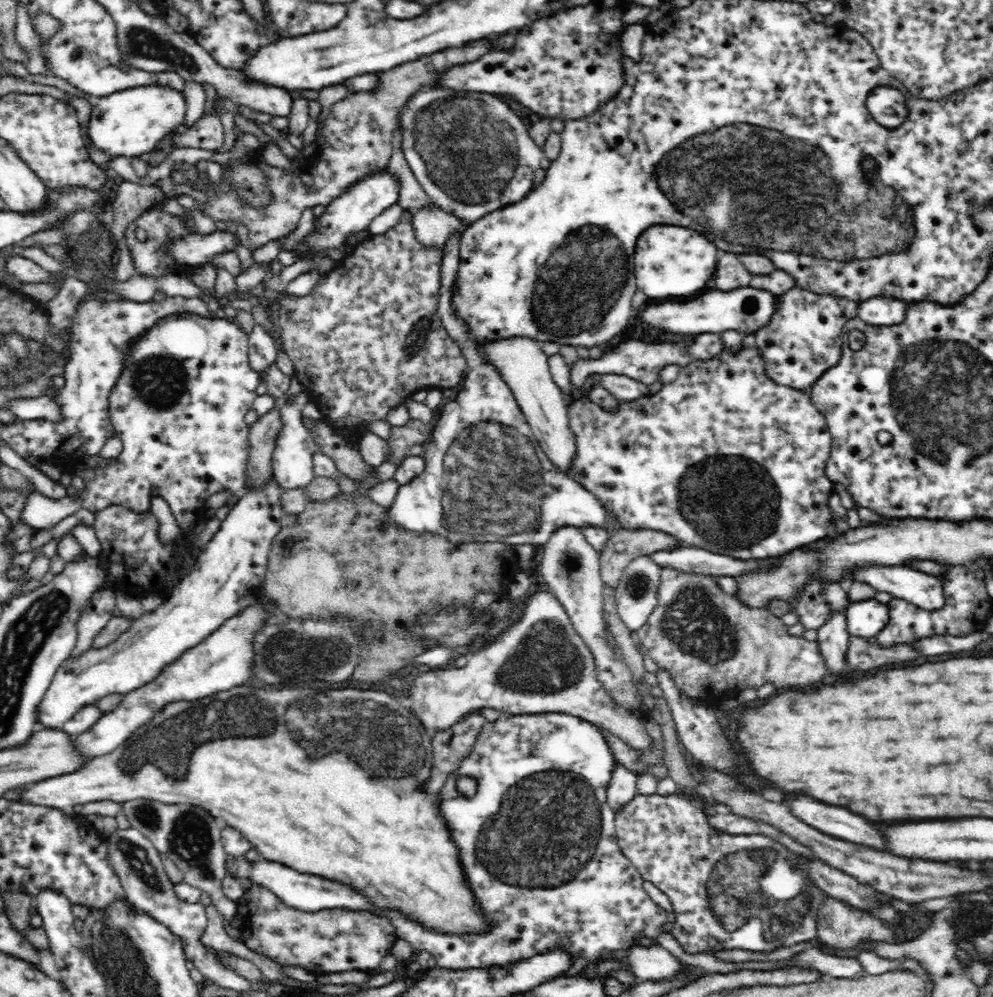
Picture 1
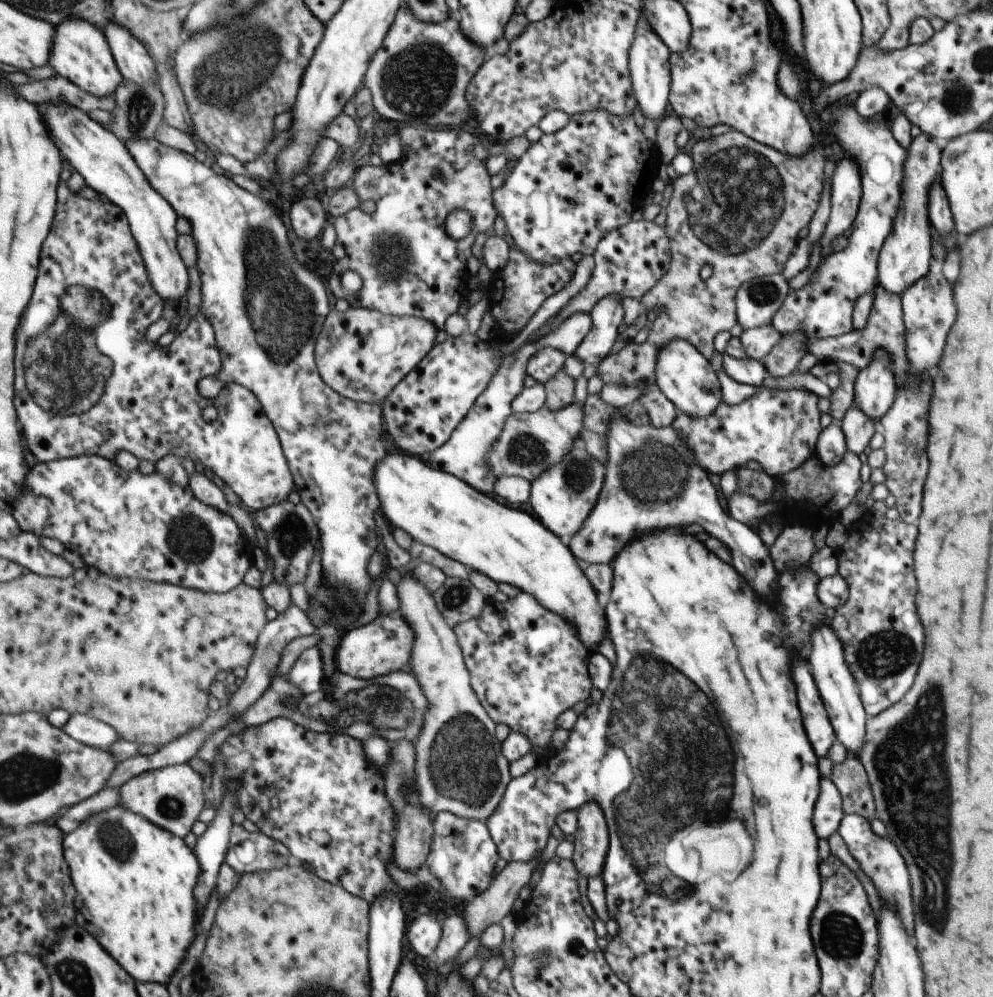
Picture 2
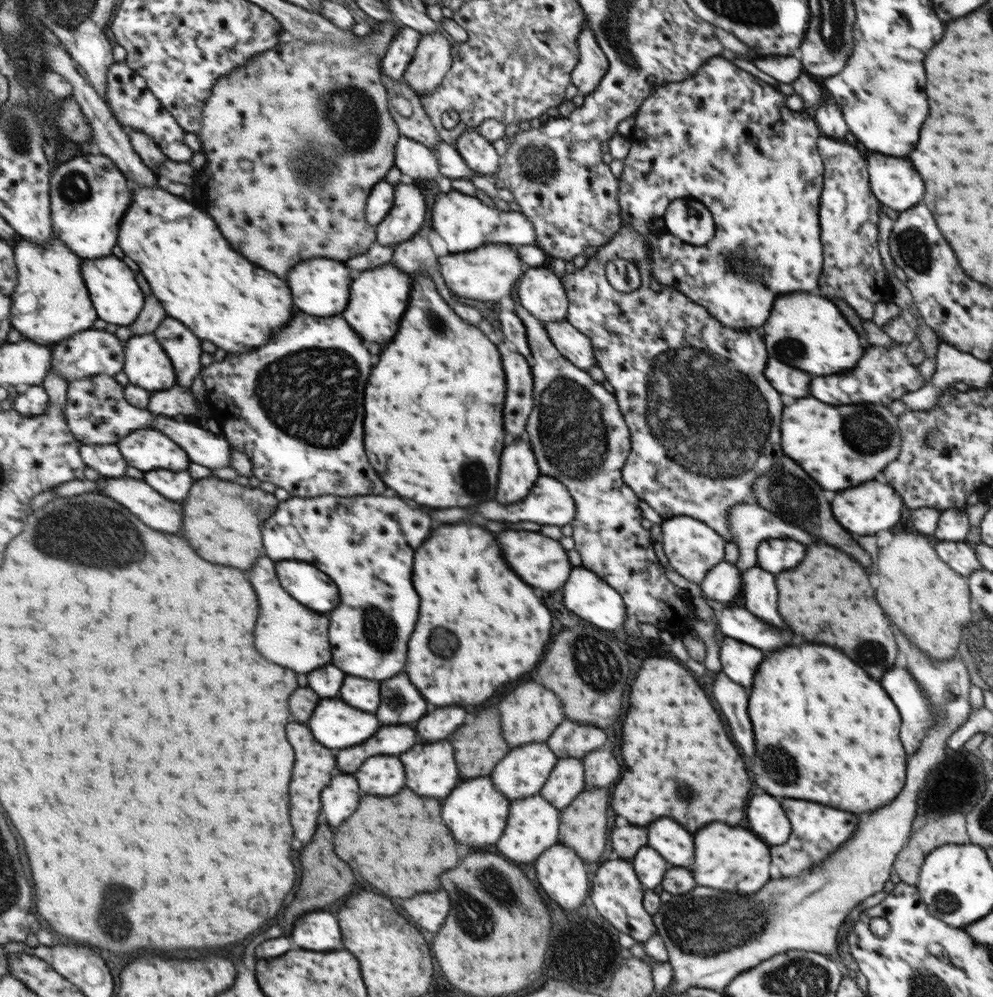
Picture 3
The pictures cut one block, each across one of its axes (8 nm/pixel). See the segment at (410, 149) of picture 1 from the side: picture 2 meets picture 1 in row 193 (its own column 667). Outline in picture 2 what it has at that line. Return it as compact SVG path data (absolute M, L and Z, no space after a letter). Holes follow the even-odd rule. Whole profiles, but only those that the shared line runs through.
M613 412L607 430L607 456L603 464L603 492L583 522L583 528L569 542L577 560L589 566L605 566L611 564L629 542L645 538L645 534L697 524L709 538L717 538L729 550L731 566L751 588L757 586L761 598L769 598L777 590L777 570L767 554L769 548L761 542L757 532L725 514L717 500L715 486L707 480L707 470L697 464L693 450L687 448L687 440L681 440L673 426L655 428L651 422L637 426L619 412Z

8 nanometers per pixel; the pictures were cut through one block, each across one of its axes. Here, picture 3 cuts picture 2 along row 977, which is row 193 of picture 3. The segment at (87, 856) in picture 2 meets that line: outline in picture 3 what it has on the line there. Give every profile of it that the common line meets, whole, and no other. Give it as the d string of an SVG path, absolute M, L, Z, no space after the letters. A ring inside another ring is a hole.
M139 184L131 188L133 204L121 222L119 246L141 266L149 284L153 286L155 296L161 304L165 304L171 318L189 324L189 328L193 328L201 340L217 340L217 346L225 348L227 352L247 352L267 344L269 326L273 332L291 320L293 296L287 282L277 278L273 272L255 266L247 260L247 256L241 256L241 252L235 250L221 232L217 220L201 204L187 202L183 196L177 196L161 186Z

